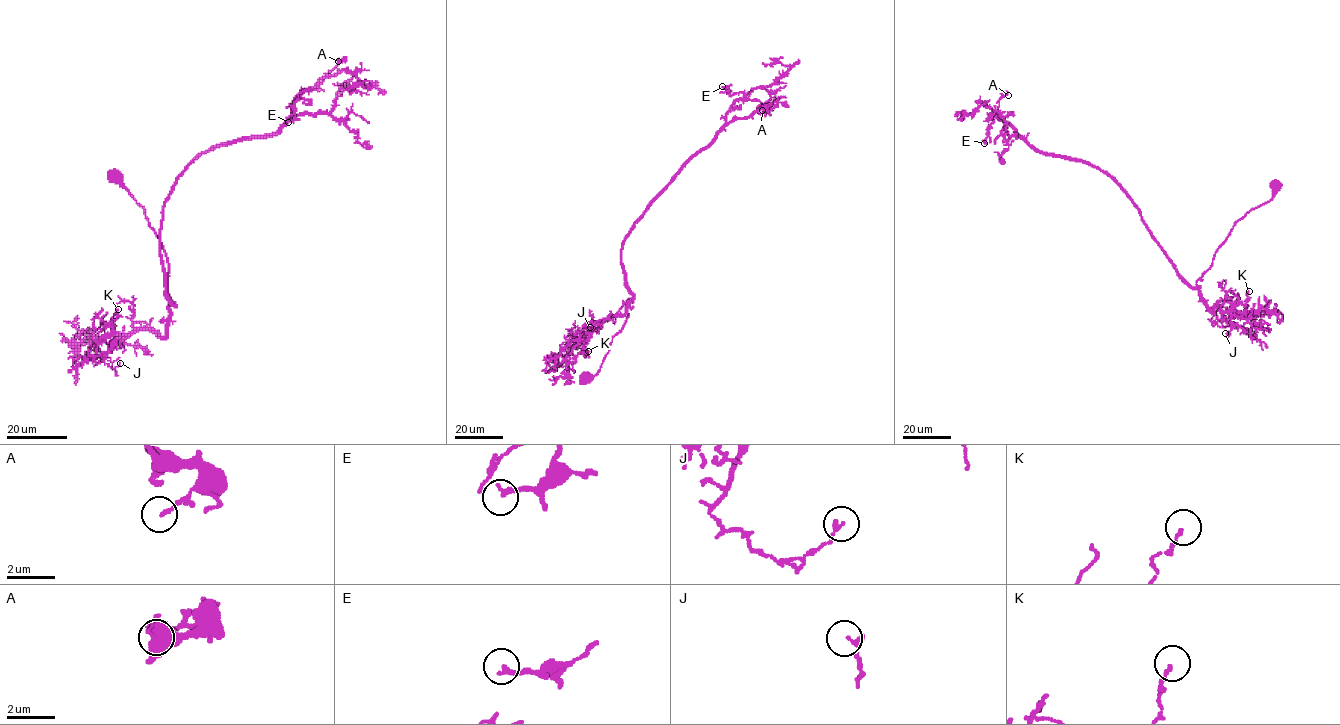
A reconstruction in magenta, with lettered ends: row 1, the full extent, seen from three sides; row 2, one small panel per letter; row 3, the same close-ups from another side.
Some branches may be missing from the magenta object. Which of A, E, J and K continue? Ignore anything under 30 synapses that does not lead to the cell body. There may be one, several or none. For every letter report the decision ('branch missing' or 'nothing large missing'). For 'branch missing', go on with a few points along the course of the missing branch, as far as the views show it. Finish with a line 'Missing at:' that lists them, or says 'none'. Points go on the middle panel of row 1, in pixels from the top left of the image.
A: nothing large missing
E: nothing large missing
J: nothing large missing
K: nothing large missing
Missing at: none

